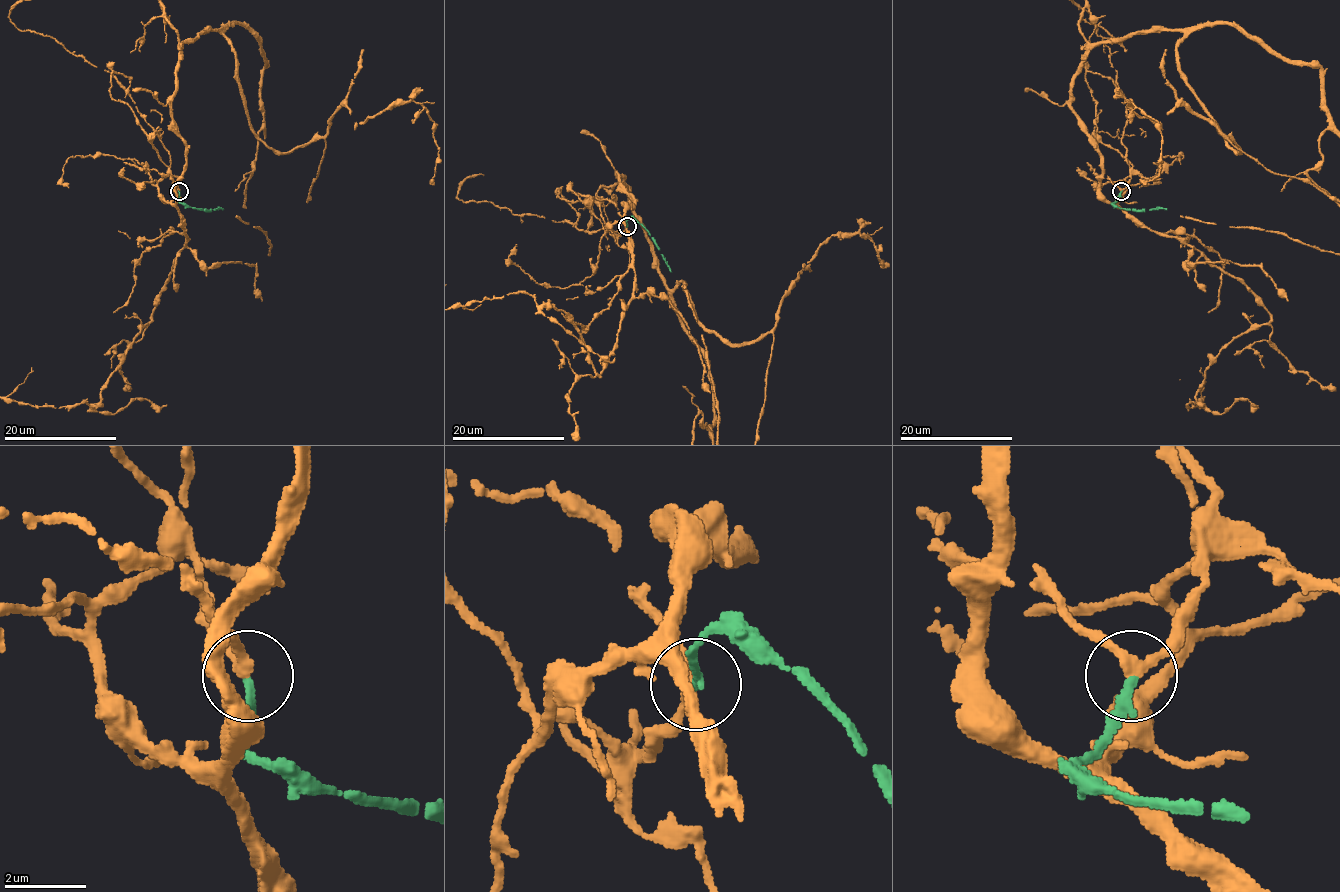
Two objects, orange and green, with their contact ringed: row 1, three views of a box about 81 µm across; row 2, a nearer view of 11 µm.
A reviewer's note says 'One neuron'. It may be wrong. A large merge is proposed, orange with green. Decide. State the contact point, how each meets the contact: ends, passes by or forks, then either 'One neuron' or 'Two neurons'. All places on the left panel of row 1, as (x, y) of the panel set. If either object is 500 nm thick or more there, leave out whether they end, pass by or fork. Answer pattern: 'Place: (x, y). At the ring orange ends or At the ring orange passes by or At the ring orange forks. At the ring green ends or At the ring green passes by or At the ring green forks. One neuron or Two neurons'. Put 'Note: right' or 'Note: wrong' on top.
Note: right
Place: (179, 191). At the ring orange passes by. At the ring green ends. One neuron

